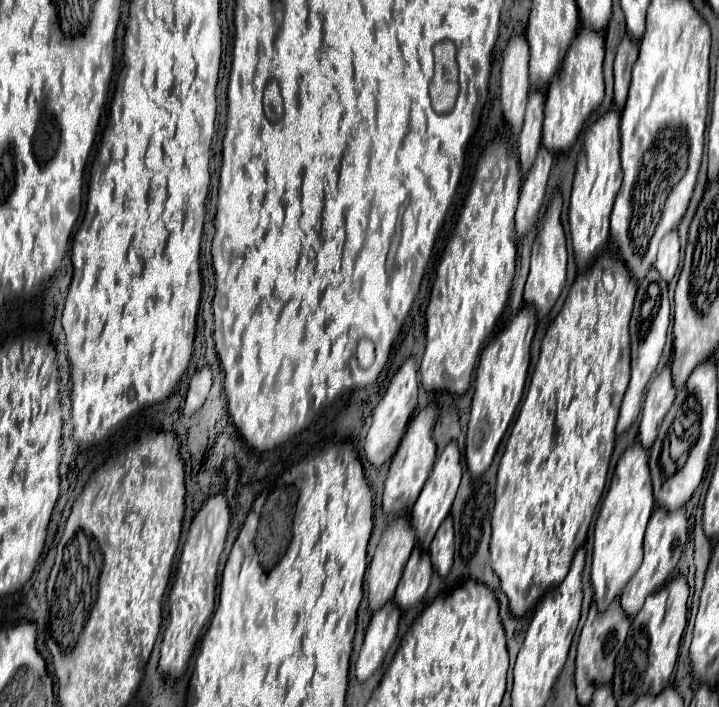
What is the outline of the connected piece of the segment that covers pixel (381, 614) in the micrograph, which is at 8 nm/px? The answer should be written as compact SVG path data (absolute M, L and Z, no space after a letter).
M388 601L380 611L372 615L372 621L366 629L366 639L356 663L358 681L366 681L384 661L388 649L392 647L398 635L400 609L394 601Z

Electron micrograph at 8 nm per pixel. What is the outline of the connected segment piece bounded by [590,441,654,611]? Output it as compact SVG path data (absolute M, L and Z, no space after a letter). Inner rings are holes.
M636 441L620 457L612 477L612 485L602 501L602 509L596 519L590 577L594 587L594 601L600 611L608 609L608 603L612 603L620 595L628 579L638 571L642 563L642 539L652 509L654 509L654 497L648 471L648 453Z

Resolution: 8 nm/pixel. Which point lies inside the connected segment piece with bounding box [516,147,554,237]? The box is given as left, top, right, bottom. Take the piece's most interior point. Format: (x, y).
(533, 190)

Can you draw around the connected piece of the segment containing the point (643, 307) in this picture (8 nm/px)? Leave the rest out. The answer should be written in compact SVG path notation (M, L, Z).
M650 269L648 275L644 277L644 281L638 287L636 293L636 301L634 301L634 313L632 313L632 321L630 321L630 337L632 337L632 379L628 385L628 391L624 395L622 401L622 409L620 409L620 419L618 419L618 427L616 427L616 435L622 435L638 417L640 409L642 409L642 395L644 389L652 377L652 373L658 367L658 361L662 357L664 351L664 343L666 343L666 333L668 333L668 325L670 325L670 301L668 301L668 283L664 279L660 279L660 273L656 269Z

